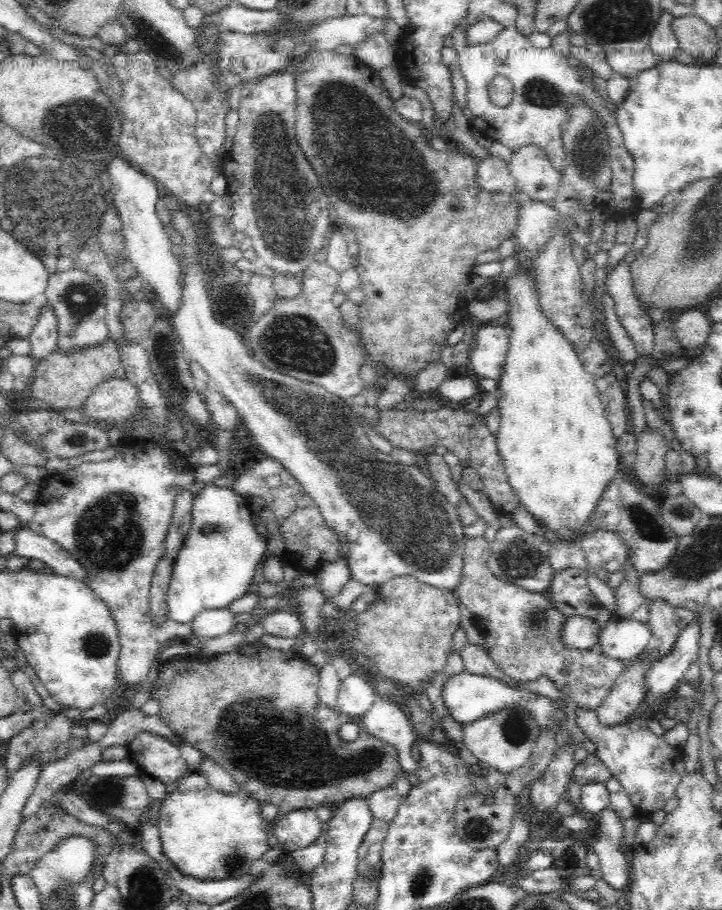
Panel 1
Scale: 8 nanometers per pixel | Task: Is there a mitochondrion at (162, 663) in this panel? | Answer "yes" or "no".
no

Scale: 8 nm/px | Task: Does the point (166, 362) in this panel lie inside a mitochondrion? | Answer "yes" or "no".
yes

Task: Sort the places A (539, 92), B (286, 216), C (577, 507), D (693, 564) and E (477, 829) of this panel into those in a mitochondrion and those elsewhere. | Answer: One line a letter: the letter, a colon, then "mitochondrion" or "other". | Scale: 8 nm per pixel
A: mitochondrion
B: mitochondrion
C: other
D: mitochondrion
E: mitochondrion

